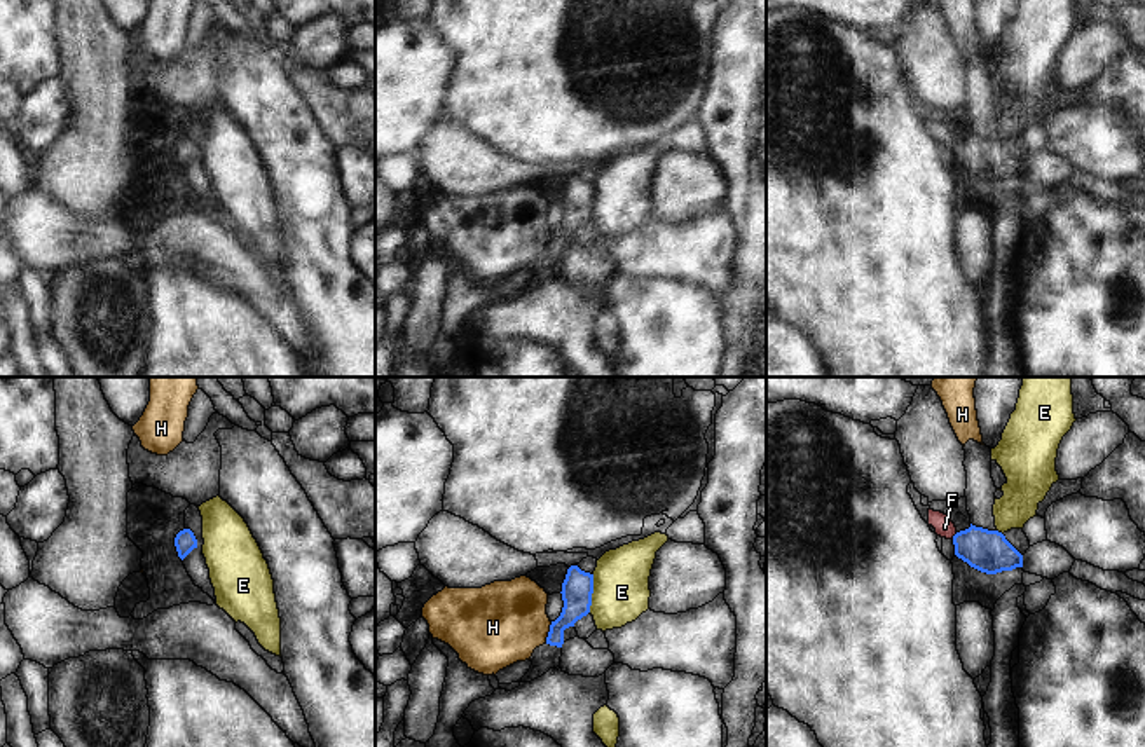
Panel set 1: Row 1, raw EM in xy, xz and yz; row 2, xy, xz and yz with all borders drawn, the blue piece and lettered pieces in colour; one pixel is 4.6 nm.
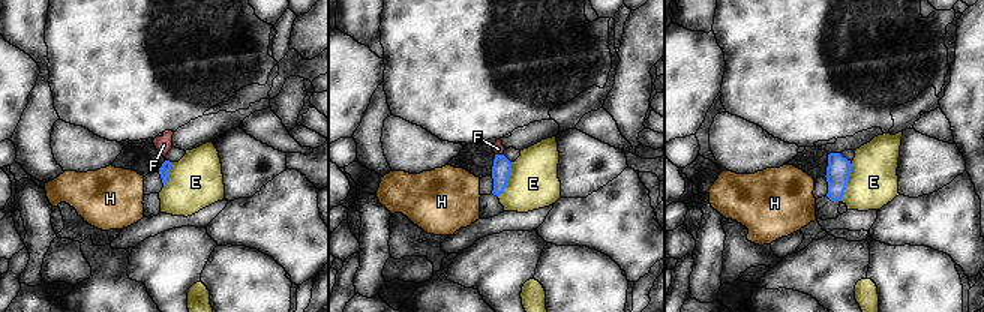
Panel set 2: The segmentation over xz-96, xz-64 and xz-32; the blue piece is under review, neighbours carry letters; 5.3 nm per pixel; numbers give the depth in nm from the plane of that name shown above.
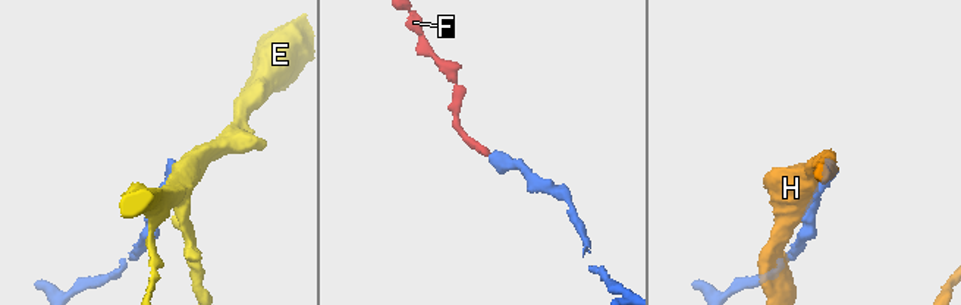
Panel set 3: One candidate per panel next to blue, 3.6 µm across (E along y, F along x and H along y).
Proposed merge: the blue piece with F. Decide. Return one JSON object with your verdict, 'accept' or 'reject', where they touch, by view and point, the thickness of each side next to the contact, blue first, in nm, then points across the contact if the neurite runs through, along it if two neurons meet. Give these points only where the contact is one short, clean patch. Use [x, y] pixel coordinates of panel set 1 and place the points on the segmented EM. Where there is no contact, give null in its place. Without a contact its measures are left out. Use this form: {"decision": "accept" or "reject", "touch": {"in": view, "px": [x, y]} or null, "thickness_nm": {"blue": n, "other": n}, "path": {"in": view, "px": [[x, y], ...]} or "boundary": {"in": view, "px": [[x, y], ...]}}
{"decision": "accept", "touch": {"in": "yz", "px": [953, 536]}, "thickness_nm": {"blue": 190, "other": 90}, "path": {"in": "yz", "px": [[985, 550], [953, 536], [945, 527]]}}

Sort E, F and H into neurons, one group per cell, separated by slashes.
E / F / H

